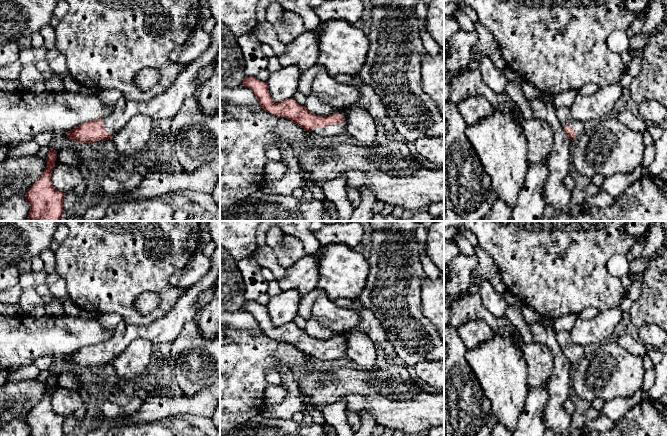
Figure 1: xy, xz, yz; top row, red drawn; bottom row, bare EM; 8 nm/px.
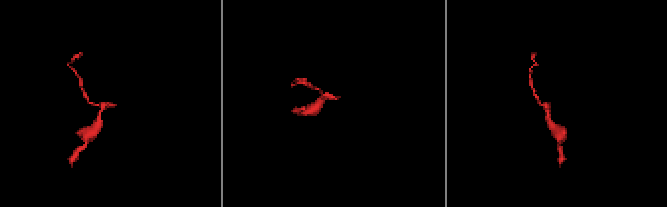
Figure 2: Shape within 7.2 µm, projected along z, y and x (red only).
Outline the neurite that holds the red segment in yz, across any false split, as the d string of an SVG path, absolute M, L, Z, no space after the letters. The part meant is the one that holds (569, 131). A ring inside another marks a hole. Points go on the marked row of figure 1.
M556 108L556 116L570 140L575 140L583 132L584 123L574 119L569 108Z

